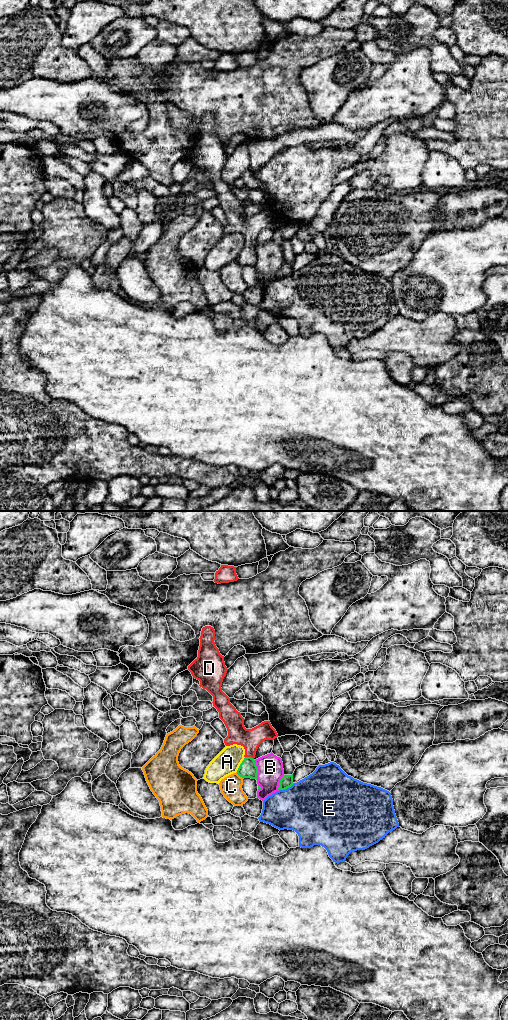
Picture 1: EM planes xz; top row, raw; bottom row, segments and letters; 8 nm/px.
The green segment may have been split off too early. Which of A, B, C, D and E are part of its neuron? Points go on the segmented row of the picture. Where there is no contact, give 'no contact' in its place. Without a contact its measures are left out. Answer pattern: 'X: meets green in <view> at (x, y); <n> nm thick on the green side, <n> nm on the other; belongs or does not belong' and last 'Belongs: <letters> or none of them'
A: meets green in xz at (240, 764); 140 nm thick on the green side, 200 nm on the other; does not belong
B: meets green in xz at (257, 770); 140 nm thick on the green side, 200 nm on the other; does not belong
C: meets green in xz at (240, 776); 140 nm thick on the green side, 180 nm on the other; does not belong
D: meets green in xz at (249, 757); 140 nm thick on the green side, 170 nm on the other; belongs
E: meets green in xz at (286, 788); 100 nm thick on the green side, 460 nm on the other; does not belong
Belongs: D

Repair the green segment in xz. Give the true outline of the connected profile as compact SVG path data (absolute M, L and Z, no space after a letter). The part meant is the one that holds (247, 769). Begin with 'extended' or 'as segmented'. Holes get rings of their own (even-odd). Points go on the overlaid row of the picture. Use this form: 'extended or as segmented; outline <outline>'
extended; outline M211 626L202 628L198 657L188 666L193 678L200 681L200 687L213 696L213 706L224 722L228 736L224 739L226 746L241 745L245 749L244 760L237 774L242 778L257 780L258 768L255 755L259 745L265 740L278 737L270 721L264 721L252 729L246 729L241 713L230 703L230 698L222 691L222 682L227 673L224 656L215 645L215 630Z

